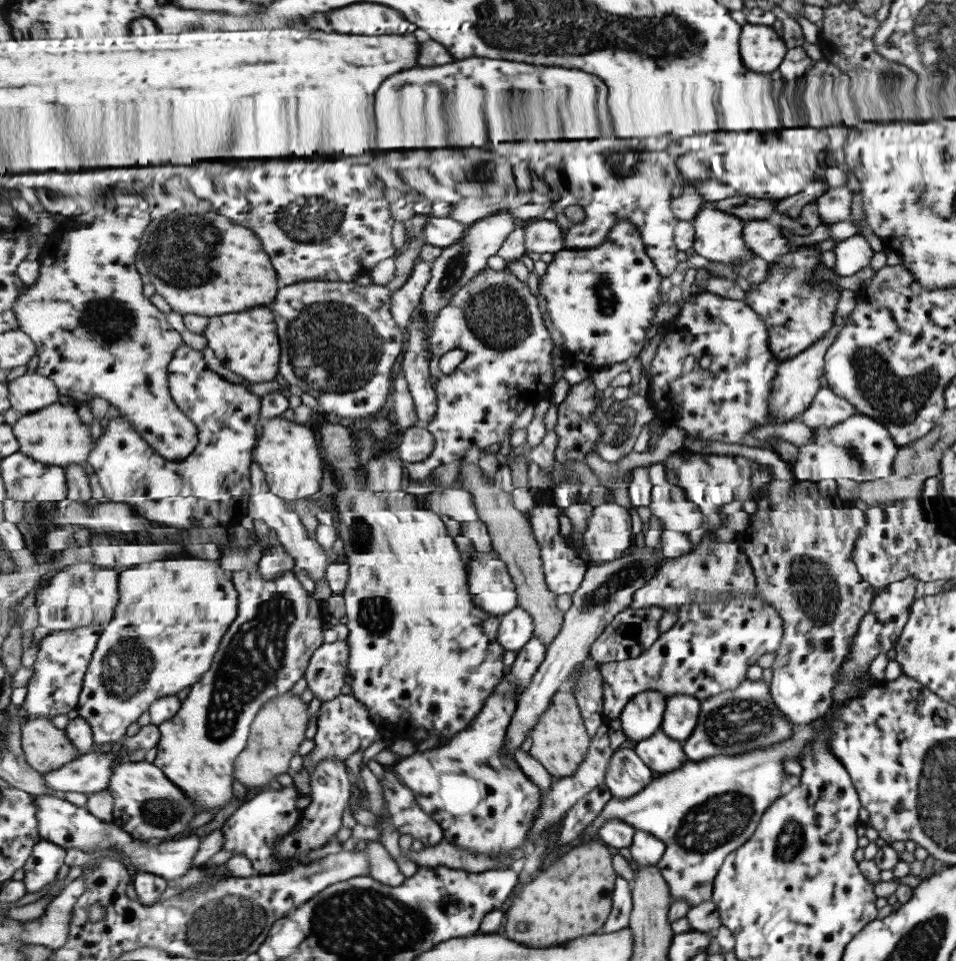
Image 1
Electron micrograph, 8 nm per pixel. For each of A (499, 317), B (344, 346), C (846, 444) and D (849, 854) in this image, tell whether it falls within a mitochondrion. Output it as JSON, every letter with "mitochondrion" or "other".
{"A":"mitochondrion","B":"mitochondrion","C":"mitochondrion","D":"other"}

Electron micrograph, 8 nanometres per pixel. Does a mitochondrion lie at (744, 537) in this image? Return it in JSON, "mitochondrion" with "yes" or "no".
{"mitochondrion":"no"}

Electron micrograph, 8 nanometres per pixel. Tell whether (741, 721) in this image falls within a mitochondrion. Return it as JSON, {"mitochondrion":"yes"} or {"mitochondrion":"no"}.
{"mitochondrion":"yes"}

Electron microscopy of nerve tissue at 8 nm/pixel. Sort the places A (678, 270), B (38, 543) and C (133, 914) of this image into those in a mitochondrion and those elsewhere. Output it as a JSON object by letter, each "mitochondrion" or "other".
{"A":"other","B":"other","C":"other"}

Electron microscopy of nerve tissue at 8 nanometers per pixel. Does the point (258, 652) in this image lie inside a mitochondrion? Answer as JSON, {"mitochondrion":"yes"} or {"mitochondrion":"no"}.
{"mitochondrion":"yes"}

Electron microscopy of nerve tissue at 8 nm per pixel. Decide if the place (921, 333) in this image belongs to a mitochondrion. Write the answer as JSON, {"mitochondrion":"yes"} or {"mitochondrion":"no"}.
{"mitochondrion":"no"}

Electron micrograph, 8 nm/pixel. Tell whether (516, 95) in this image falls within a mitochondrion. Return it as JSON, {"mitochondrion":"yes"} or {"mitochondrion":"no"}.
{"mitochondrion":"yes"}

